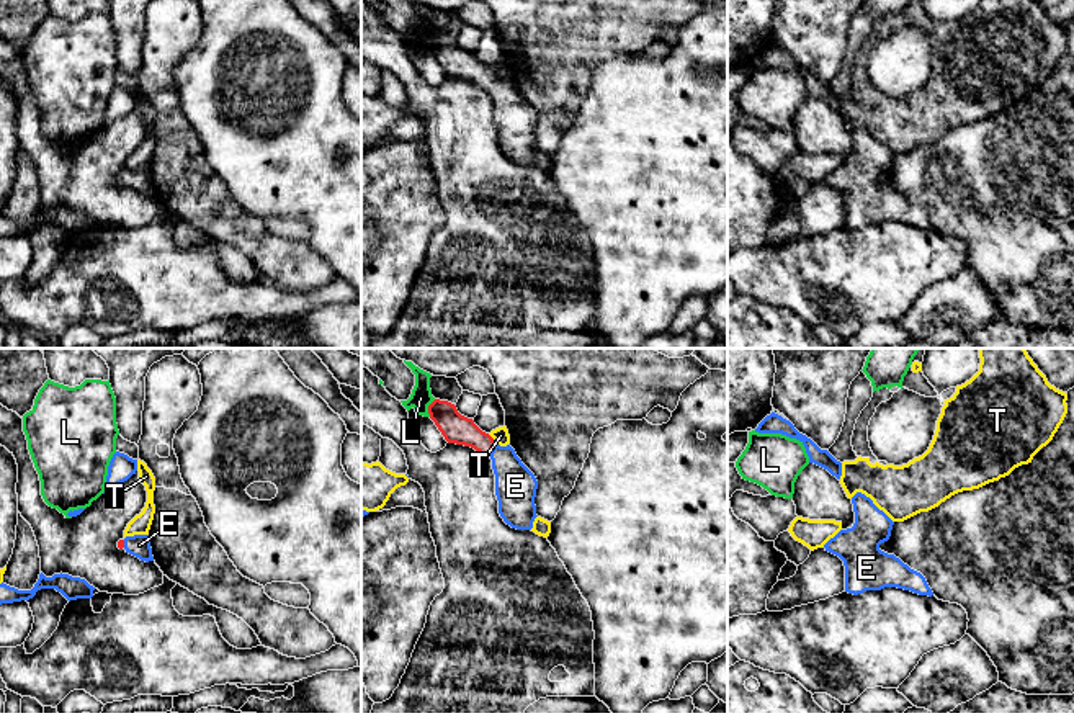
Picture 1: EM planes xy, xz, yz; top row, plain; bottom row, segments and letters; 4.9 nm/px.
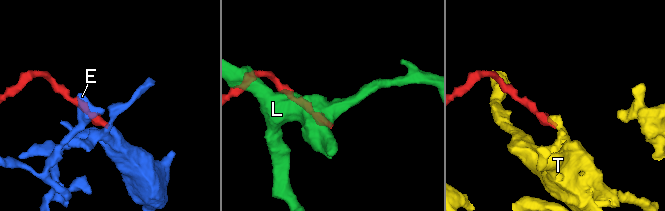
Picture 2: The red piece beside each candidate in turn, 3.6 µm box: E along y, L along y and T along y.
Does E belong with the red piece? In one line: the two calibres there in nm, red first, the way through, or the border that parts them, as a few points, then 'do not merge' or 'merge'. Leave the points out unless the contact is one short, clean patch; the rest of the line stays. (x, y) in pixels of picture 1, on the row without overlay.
140 nm thick on the red side, 200 nm on the other; runs through xz (456, 62), (473, 69), (491, 84), (507, 100), (515, 120); merge

